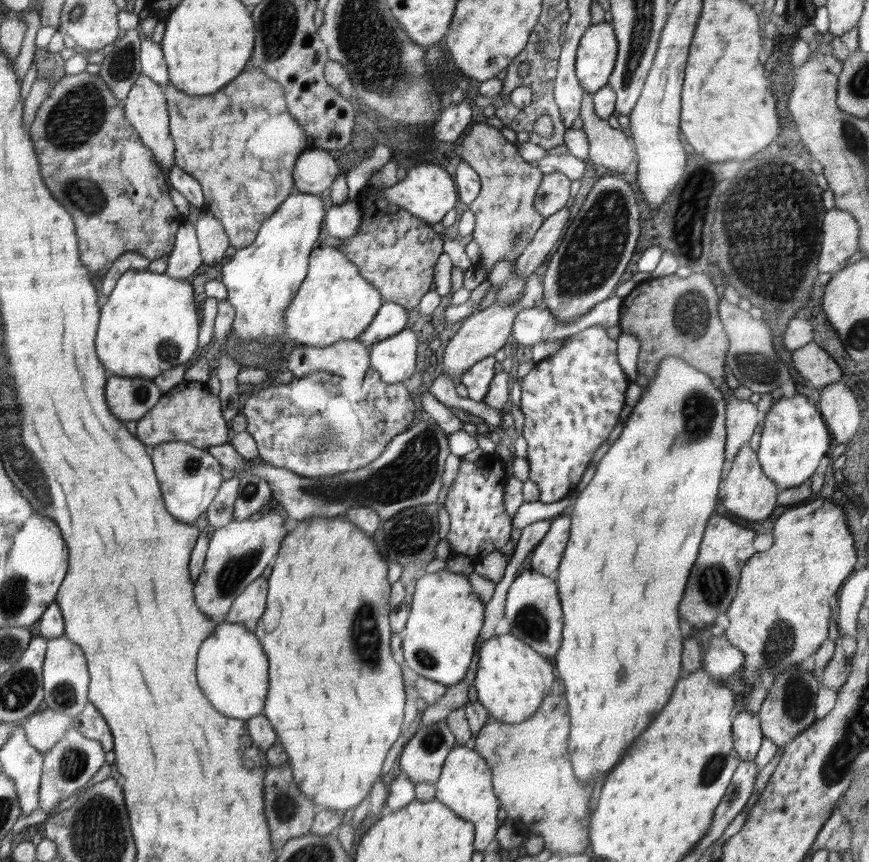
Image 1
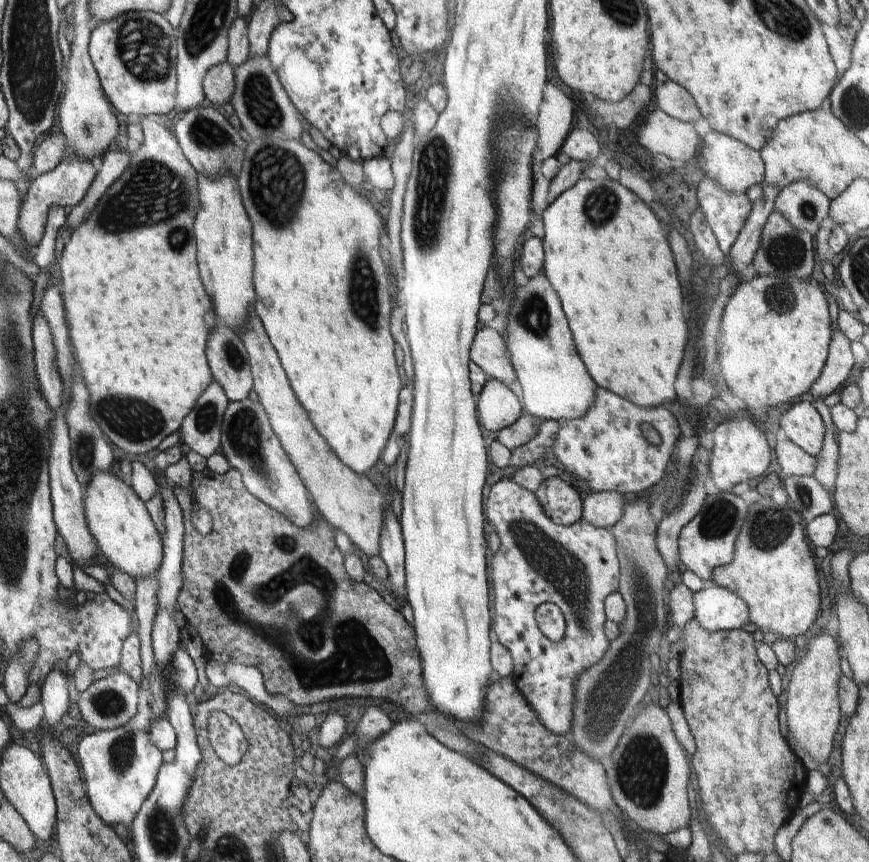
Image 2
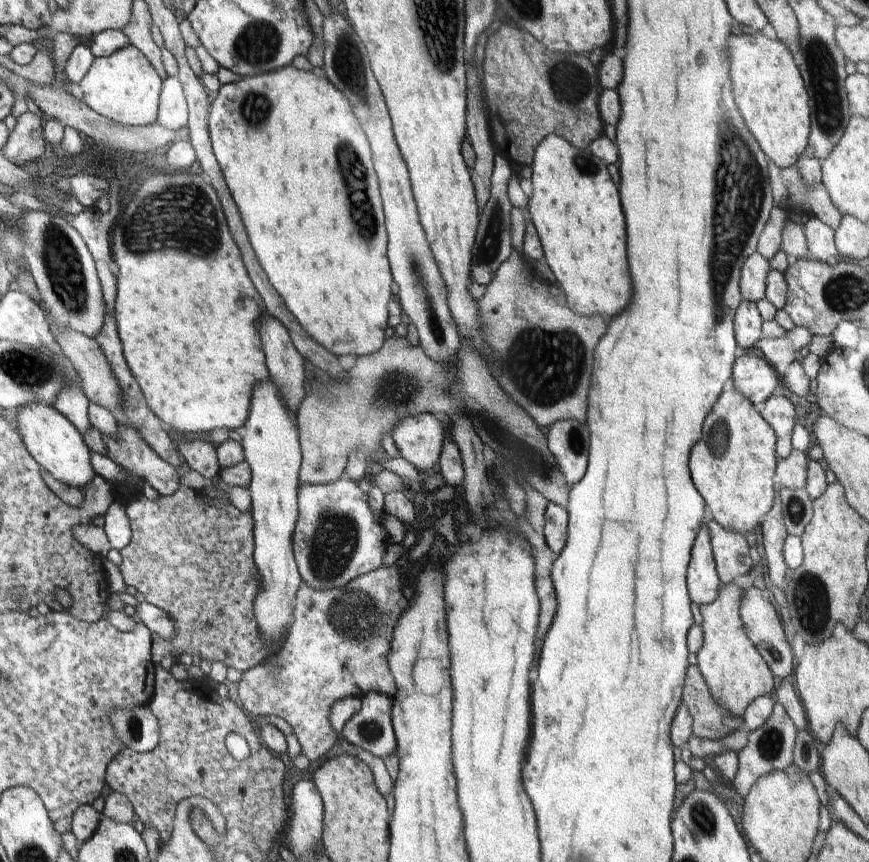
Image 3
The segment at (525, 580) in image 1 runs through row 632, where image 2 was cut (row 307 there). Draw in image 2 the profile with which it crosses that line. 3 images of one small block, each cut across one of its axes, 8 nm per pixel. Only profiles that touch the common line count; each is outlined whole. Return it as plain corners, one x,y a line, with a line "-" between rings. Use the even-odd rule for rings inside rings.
543,272
525,284
517,284
515,298
509,306
505,334
507,356
523,390
523,408
543,422
583,418
595,402
597,384
591,380
581,356
577,354
561,300

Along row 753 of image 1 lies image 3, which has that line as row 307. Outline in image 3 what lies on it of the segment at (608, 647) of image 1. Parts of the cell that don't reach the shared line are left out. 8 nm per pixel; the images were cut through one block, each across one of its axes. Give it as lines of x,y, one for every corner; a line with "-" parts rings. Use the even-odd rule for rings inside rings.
551,134
535,148
531,170
533,170
531,174
533,194
527,200
525,208
529,210
529,220
535,226
537,236
541,240
547,270
555,276
557,286
563,290
569,310
583,318
595,318
595,316
613,318
625,308
625,304
631,298
631,278
625,256
627,246
625,246
623,212
617,194
619,188
611,180
607,164
595,158
587,148
579,150
561,136

